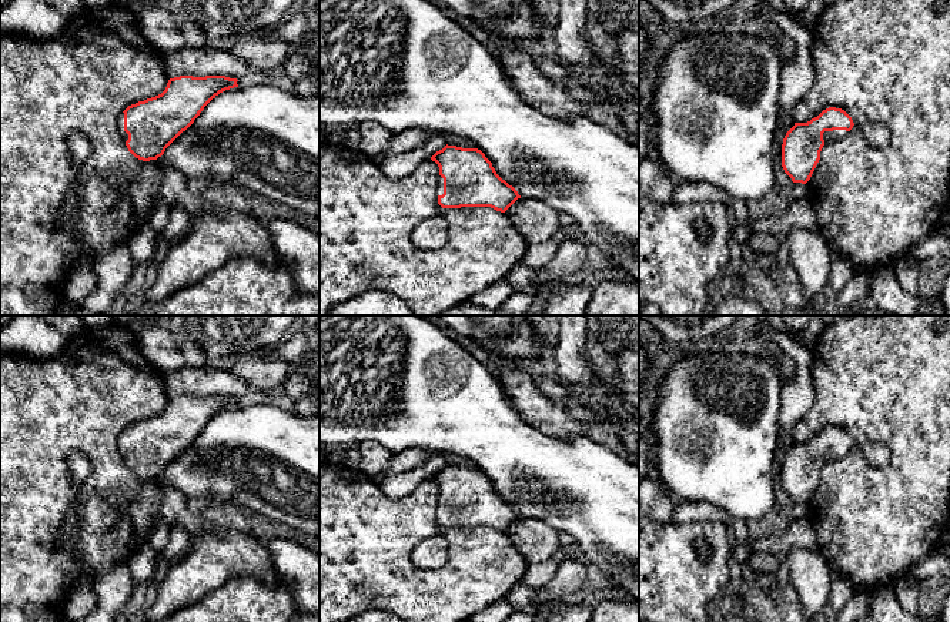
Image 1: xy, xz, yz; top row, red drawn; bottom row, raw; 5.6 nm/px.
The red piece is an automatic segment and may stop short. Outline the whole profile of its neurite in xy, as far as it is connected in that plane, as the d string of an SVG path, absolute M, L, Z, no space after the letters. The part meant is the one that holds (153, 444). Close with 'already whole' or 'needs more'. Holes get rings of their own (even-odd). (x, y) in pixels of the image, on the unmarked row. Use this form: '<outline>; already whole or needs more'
M225 395L170 398L161 414L131 424L120 432L118 452L136 478L157 479L213 418L238 407L237 401Z; needs more

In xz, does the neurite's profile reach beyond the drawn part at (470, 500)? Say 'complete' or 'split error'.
split error

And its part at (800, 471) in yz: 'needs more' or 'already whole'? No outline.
needs more

